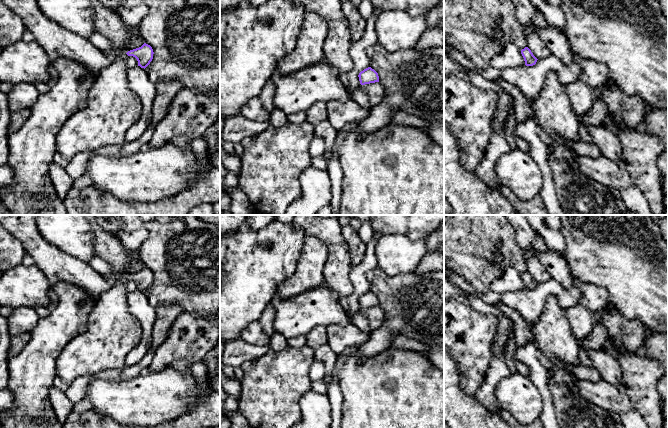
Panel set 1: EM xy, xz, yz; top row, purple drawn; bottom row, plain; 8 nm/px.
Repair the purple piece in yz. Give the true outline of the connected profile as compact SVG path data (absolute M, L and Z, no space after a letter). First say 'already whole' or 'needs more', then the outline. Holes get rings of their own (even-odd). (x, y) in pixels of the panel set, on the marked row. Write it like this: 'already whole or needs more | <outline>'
already whole | M525 47L524 49L522 49L521 54L524 58L526 66L533 66L536 64L538 59L533 55L533 53L528 47Z

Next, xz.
already whole | M368 67L361 71L358 77L361 85L379 82L378 73L371 67Z

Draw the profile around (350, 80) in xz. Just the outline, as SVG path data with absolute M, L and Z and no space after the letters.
M379 8L373 9L371 17L367 20L365 34L355 44L351 45L349 53L353 61L352 70L339 75L341 84L350 94L360 85L359 73L370 67L370 59L366 55L366 49L377 42L375 21L382 12Z

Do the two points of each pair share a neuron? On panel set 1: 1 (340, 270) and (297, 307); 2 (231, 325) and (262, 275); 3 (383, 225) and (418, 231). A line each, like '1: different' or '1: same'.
1: different
2: same
3: same

